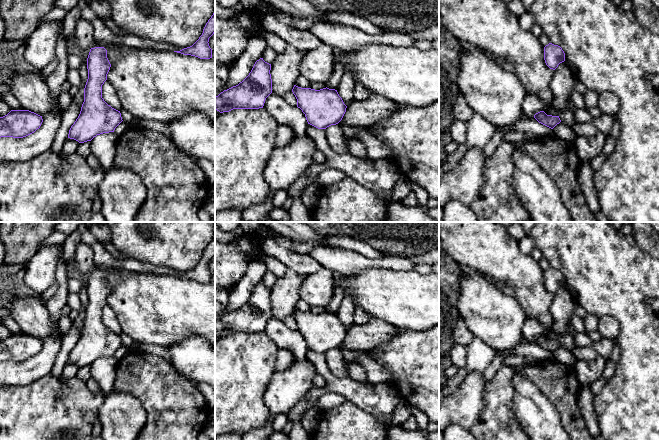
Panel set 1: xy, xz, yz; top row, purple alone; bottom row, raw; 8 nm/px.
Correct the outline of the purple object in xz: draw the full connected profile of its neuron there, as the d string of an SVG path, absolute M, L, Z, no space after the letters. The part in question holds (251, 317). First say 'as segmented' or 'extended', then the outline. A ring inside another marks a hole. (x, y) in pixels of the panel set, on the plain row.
as segmented; M263 282L257 284L249 299L238 309L233 310L215 320L215 333L220 337L233 333L259 333L263 332L266 322L272 317L271 288Z

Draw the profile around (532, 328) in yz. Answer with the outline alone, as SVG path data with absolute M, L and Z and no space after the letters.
M526 317L523 325L523 333L520 342L507 350L496 351L495 357L491 364L483 373L485 382L493 379L498 370L503 366L505 359L513 356L514 349L523 343L532 342L536 337L546 333L546 328L535 318Z

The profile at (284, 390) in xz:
M307 358L295 361L284 371L274 371L264 393L264 403L273 415L287 415L313 388L314 364Z

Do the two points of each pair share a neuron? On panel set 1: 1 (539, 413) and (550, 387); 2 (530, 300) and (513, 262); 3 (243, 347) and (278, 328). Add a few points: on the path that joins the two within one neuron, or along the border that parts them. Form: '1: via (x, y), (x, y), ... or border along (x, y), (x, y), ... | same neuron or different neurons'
1: border along (530, 379), (554, 405), (559, 416) | different neurons
2: via (529, 291), (526, 288), (526, 277), (520, 271) | same neuron
3: border along (263, 331), (279, 347) | different neurons

